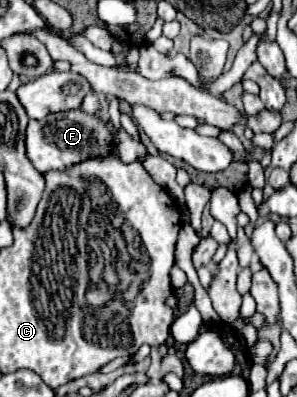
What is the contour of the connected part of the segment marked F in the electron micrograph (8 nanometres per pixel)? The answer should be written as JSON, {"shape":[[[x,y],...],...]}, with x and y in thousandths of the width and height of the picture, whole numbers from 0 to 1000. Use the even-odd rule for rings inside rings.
{"shape":[[[273,275],[172,285],[145,305],[118,305],[118,300],[98,305],[91,345],[84,345],[91,395],[104,401],[111,421],[138,436],[158,436],[172,426],[219,426],[293,395],[354,390],[367,380],[380,335],[387,335],[387,325],[374,310],[360,310],[347,300],[313,300],[306,290],[279,285]]]}

